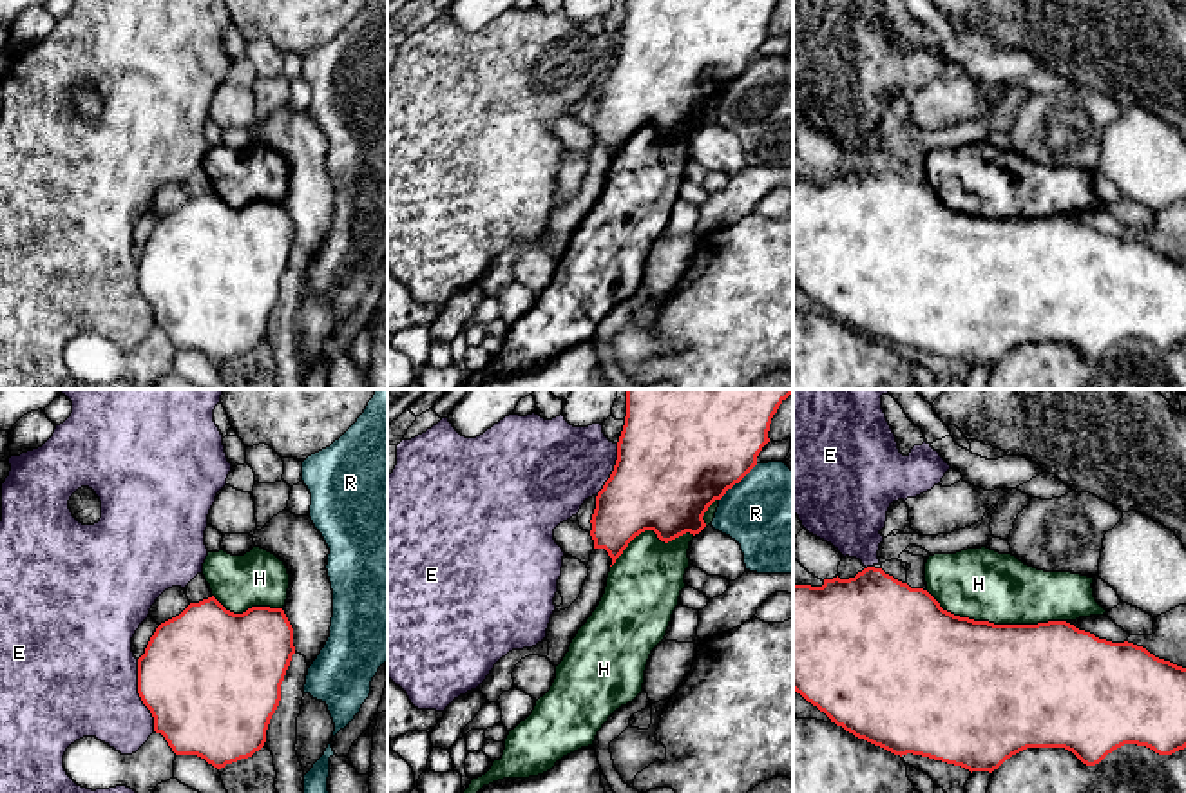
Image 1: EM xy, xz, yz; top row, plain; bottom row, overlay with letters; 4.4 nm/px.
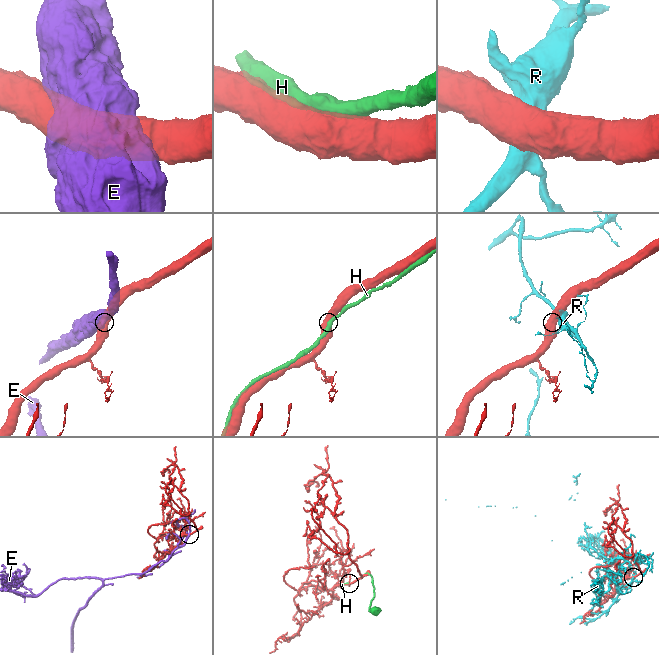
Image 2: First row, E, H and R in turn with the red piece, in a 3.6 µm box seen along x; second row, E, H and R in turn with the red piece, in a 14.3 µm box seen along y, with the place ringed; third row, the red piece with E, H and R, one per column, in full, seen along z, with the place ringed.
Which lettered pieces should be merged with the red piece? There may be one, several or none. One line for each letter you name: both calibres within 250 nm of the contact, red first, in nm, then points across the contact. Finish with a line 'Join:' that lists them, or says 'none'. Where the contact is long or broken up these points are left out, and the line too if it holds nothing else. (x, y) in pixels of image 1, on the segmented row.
H: Thickness 500 nm (red) against 320 nm
Join: H

